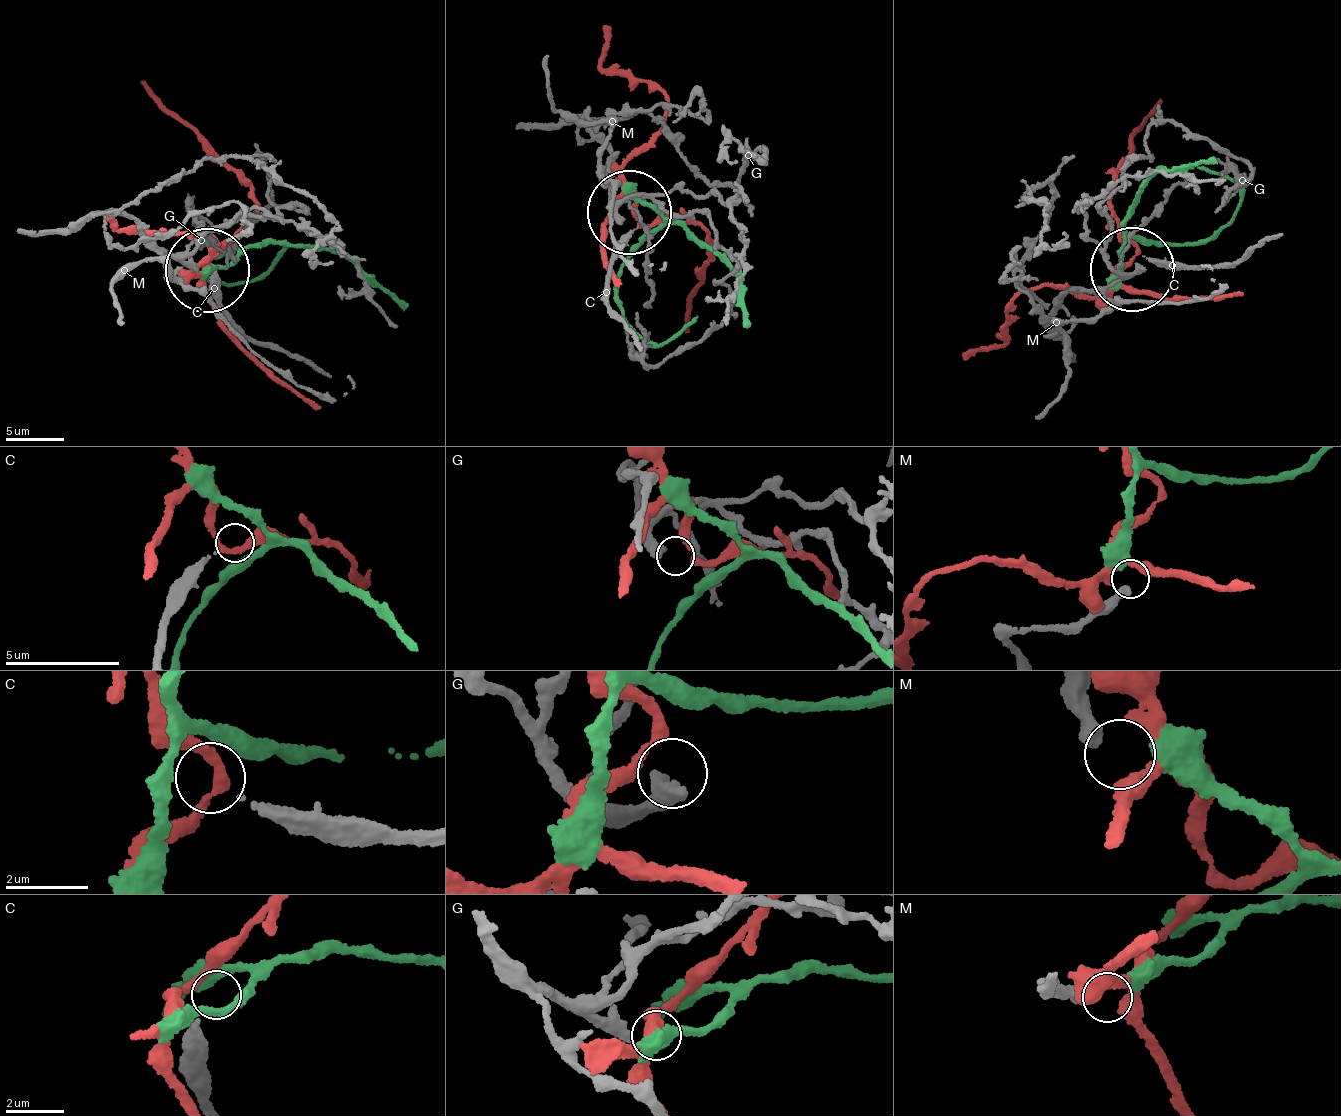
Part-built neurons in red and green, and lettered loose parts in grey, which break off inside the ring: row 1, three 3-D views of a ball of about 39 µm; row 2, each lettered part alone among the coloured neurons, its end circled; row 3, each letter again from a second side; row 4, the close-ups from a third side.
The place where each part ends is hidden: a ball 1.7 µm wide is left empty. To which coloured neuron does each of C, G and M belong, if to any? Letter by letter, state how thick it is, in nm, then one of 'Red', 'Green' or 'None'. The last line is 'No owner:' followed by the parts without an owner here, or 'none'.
C: Thickness 200 nm. None
G: Thickness 260 nm. None
M: Thickness 440 nm. Green
No owner: C, G

